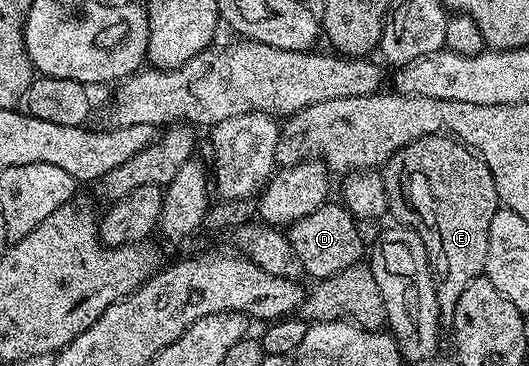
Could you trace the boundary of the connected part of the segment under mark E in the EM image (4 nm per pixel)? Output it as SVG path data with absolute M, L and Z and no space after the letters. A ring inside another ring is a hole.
M448 134L412 140L385 161L383 175L389 212L398 225L419 234L427 250L441 319L452 321L459 294L485 271L491 218L499 207L495 178L476 152Z

